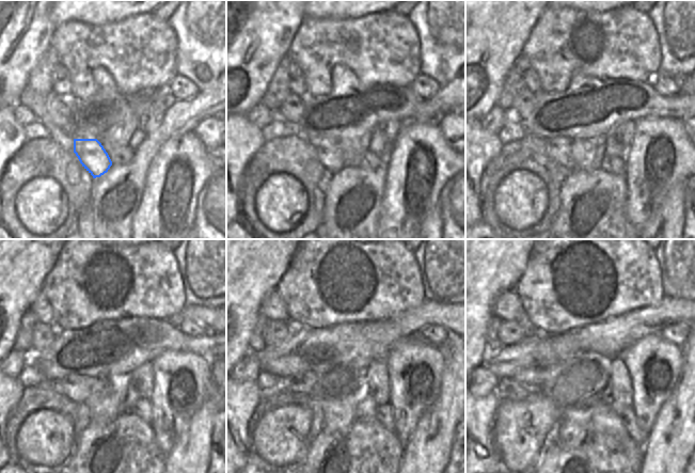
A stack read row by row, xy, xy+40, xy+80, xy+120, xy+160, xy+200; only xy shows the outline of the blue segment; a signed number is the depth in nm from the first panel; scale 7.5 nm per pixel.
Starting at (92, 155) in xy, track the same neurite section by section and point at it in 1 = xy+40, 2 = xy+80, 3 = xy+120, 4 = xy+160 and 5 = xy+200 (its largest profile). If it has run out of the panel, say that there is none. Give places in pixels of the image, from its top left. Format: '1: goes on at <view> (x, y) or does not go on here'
1: goes on at xy+40 (328, 154)
2: goes on at xy+80 (558, 148)
3: goes on at xy+120 (77, 388)
4: goes on at xy+160 (304, 383)
5: goes on at xy+200 (532, 378)

